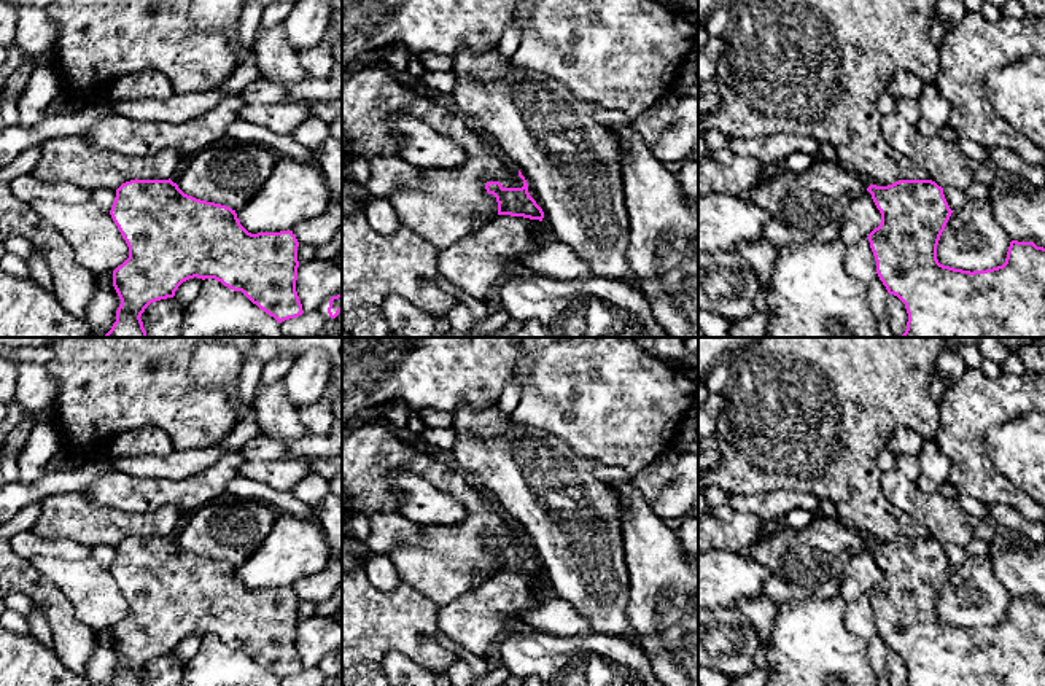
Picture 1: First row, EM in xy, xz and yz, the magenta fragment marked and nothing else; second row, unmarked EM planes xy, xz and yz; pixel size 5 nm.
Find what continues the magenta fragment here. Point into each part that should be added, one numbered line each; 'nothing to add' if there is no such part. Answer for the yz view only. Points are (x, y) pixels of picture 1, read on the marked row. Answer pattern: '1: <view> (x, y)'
nothing to add

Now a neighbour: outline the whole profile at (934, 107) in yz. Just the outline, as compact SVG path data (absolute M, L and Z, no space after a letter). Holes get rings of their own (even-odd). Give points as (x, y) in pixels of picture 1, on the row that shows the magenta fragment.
M924 83L923 92L916 100L924 119L937 129L948 124L951 103L935 83Z

